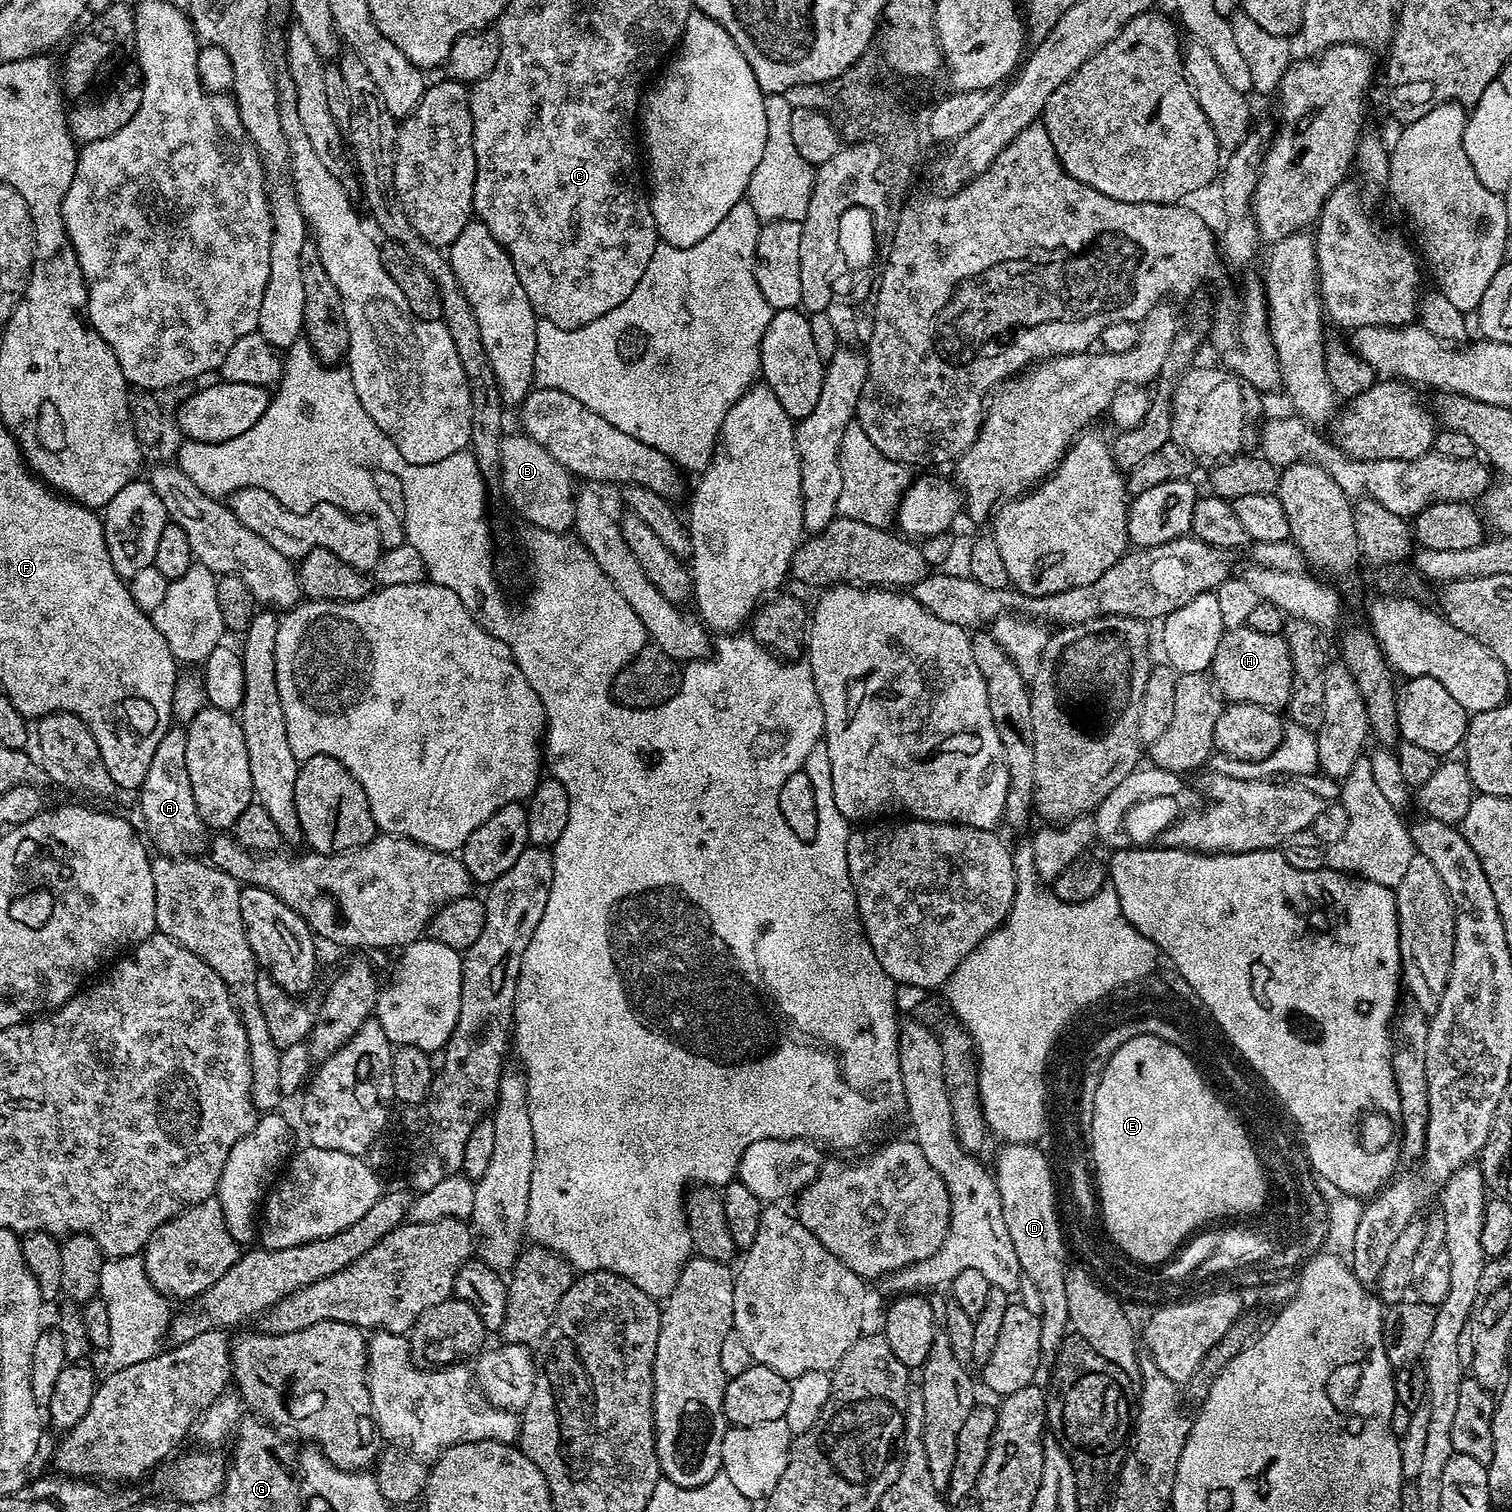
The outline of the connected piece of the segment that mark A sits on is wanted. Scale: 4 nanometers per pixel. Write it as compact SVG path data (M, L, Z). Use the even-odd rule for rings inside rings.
M173 726L158 742L150 770L146 770L144 783L138 789L140 812L144 815L143 831L148 831L147 839L152 839L151 847L157 853L177 858L188 858L205 847L206 825L194 806L194 790L190 790L190 774L186 774L186 731L183 727Z

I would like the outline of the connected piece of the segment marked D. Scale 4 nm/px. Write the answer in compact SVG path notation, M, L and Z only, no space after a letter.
M1005 1143L1003 1147L994 1167L998 1194L1002 1198L1002 1214L1006 1218L1006 1230L1010 1230L1010 1242L1014 1242L1014 1254L1018 1254L1021 1273L1040 1295L1041 1353L1045 1357L1055 1357L1069 1331L1070 1321L1064 1269L1066 1236L1058 1211L1058 1192L1052 1189L1054 1168L1037 1145Z

